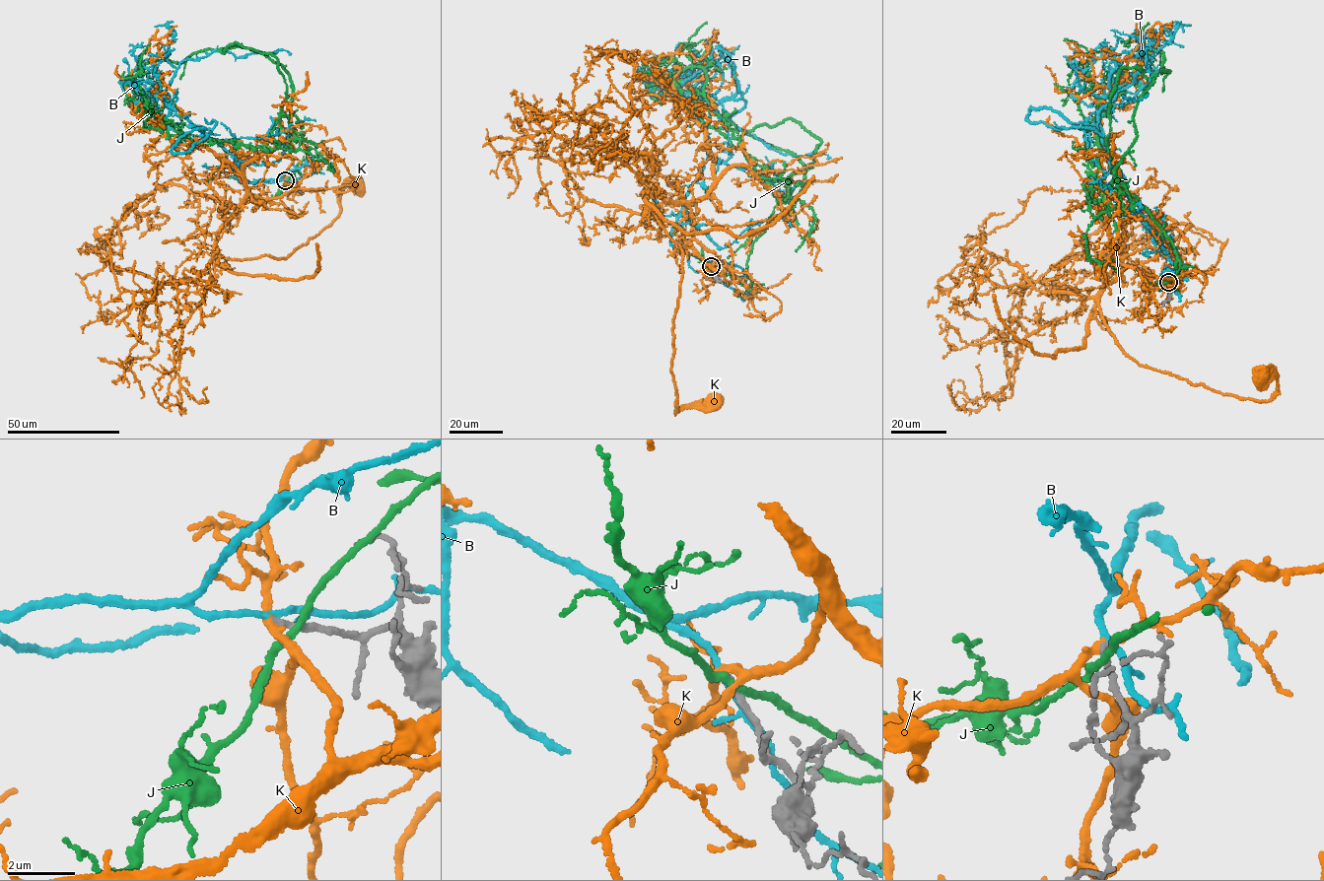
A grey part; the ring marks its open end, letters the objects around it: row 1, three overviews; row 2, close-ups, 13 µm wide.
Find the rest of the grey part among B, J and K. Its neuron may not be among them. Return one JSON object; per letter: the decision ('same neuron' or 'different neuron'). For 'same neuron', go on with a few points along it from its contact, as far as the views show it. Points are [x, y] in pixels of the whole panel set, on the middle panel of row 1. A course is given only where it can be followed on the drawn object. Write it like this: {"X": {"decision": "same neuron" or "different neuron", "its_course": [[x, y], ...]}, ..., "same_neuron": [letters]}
{"B": {"decision": "different neuron"}, "J": {"decision": "different neuron"}, "K": {"decision": "different neuron"}, "same_neuron": []}

